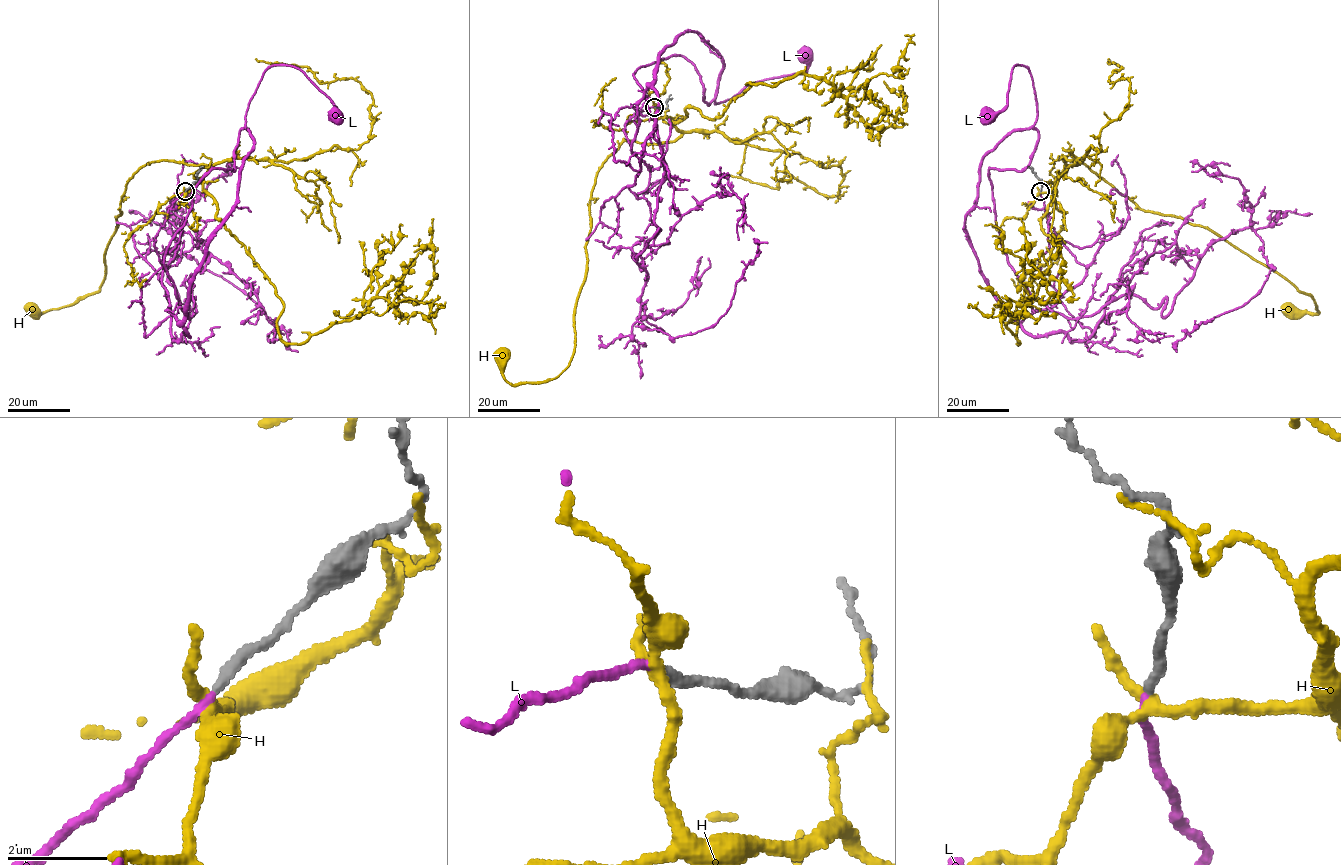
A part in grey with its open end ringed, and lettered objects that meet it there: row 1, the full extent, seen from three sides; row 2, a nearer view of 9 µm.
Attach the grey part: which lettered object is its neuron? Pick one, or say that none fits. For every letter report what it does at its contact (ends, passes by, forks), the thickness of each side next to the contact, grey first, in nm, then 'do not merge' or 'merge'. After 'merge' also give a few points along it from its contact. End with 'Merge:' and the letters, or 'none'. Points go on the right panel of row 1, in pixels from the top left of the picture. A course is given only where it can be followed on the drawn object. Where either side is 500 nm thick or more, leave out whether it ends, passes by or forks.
H: it forks there; 240 nm thick on the grey side, 220 nm on the other; do not merge
L: it ends there; 240 nm thick on the grey side, 140 nm on the other; merge; it runs (1041, 192), (1086, 276), (1017, 320), (964, 221), (981, 159), (1036, 120), (1023, 65), (988, 115)
Merge: L

